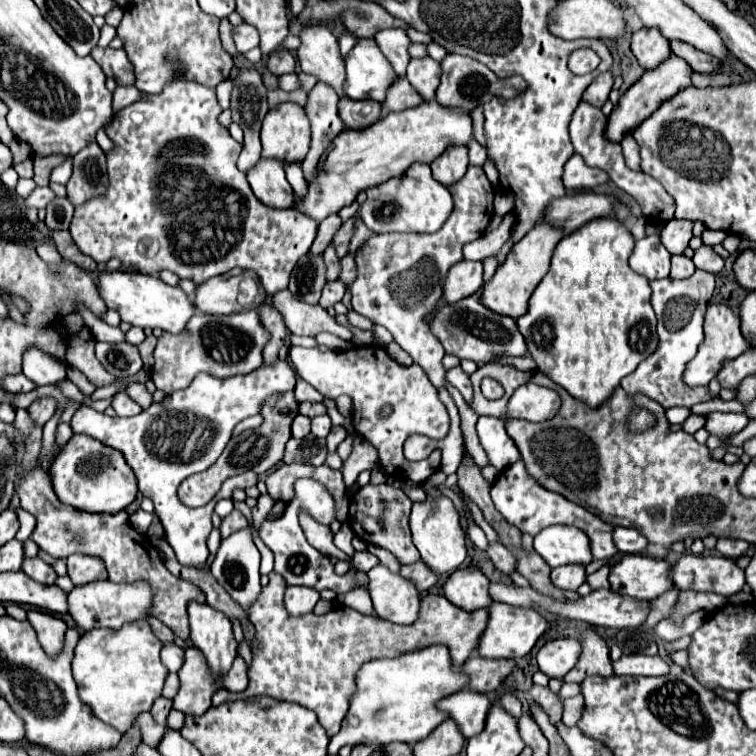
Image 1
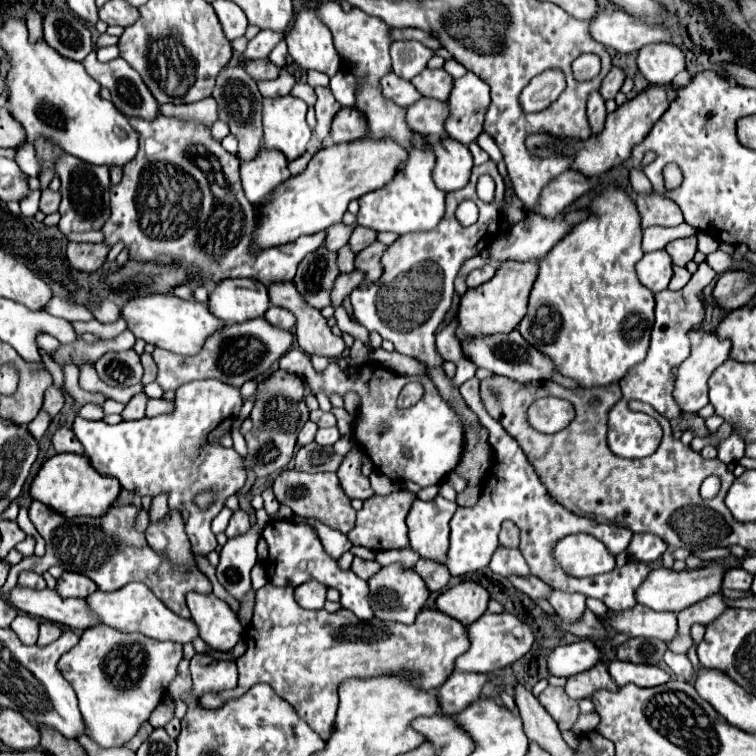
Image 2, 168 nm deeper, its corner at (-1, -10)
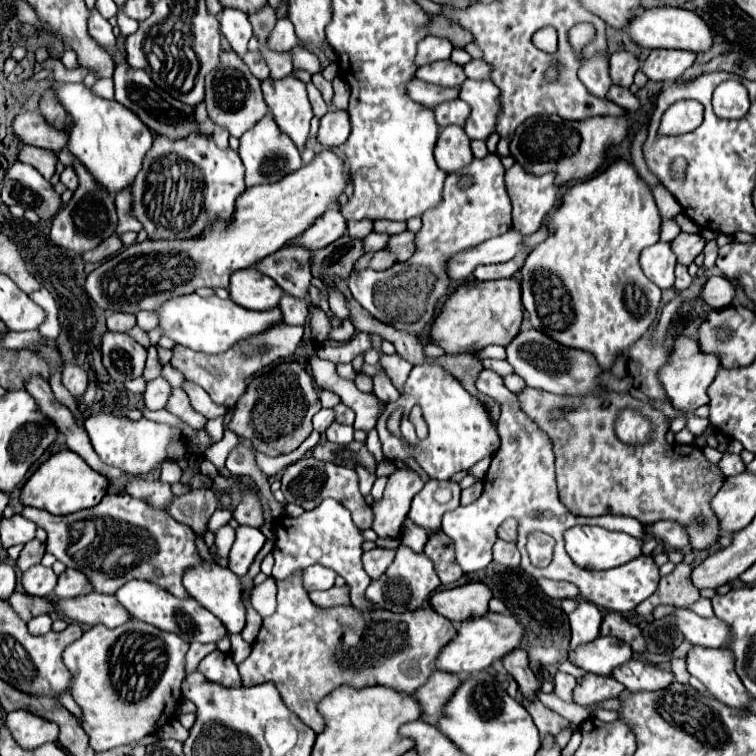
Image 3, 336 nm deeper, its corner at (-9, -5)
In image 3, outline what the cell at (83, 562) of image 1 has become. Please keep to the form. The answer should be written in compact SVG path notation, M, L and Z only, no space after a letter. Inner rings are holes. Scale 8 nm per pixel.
M66 569L60 577L58 577L58 585L54 589L56 597L62 599L72 599L84 593L92 593L92 585L88 583L86 575L76 571L76 569Z

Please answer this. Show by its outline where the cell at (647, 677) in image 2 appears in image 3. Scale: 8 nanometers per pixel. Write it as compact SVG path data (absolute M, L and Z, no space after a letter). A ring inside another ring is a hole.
M632 659L622 667L616 667L612 677L620 681L630 693L660 691L674 681L674 675L670 671L664 671L658 665L652 665L640 659Z

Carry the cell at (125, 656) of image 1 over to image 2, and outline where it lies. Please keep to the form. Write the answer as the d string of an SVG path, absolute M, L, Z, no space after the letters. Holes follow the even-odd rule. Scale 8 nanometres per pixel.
M92 626L84 630L80 642L60 658L58 670L78 696L88 736L102 748L112 748L128 742L140 724L150 718L176 676L180 660L182 644L152 640L136 632L124 634L108 626Z

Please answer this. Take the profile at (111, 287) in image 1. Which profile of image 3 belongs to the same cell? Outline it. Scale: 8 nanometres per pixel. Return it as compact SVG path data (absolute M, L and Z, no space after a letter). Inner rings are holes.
M196 293L166 301L158 311L158 315L160 315L160 327L164 329L166 337L202 353L224 353L240 339L250 339L252 335L258 335L260 331L268 331L268 327L282 323L280 307L272 311L248 311L232 303L232 299L200 297Z

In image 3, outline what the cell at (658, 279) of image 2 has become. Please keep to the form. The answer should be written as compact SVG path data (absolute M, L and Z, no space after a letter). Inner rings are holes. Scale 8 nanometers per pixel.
M658 241L652 247L644 249L640 253L640 267L642 267L644 275L660 289L670 289L674 285L676 255L674 255L670 243Z

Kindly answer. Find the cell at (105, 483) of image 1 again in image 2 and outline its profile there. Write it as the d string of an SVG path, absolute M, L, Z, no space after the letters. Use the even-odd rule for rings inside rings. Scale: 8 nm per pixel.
M64 452L64 454L56 454L54 458L42 464L40 472L32 480L30 496L34 500L44 502L48 508L54 508L66 518L74 518L74 516L98 518L98 516L104 516L108 508L118 500L120 490L122 490L120 482L114 476L110 478L96 472L86 456Z

